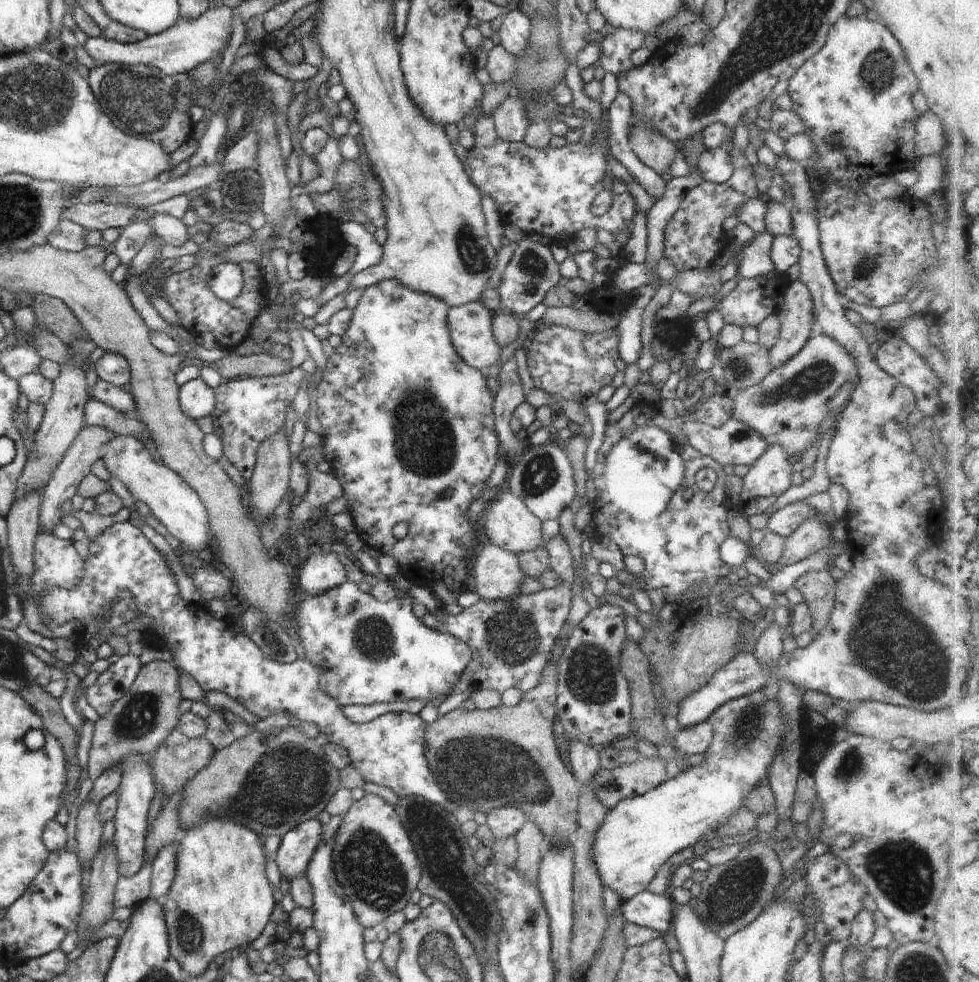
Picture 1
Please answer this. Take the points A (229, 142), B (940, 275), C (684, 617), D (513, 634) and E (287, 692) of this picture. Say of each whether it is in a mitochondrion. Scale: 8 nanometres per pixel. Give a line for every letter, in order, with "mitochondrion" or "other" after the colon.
A: other
B: other
C: mitochondrion
D: mitochondrion
E: other

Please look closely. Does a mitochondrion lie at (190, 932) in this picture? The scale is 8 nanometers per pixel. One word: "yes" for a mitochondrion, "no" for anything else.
yes

